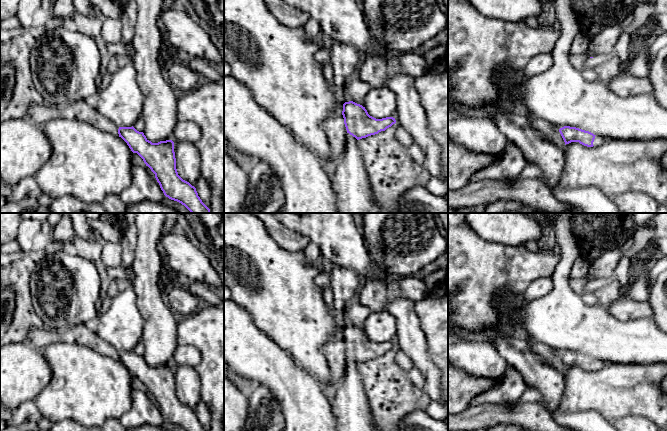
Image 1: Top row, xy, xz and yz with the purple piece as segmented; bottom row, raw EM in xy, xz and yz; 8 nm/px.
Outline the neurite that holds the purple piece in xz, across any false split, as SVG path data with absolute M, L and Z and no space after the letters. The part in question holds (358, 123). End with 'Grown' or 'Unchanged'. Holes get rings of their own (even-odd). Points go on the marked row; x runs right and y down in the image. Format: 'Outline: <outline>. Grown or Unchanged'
Outline: M353 101L338 104L322 127L329 144L330 160L335 163L345 150L347 134L357 140L385 131L396 123L395 118L376 119L360 104Z. Grown

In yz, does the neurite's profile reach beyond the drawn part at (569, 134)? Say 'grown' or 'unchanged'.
grown

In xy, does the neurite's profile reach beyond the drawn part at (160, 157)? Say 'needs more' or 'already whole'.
needs more

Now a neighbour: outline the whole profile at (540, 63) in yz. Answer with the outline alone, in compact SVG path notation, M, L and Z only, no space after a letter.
M552 52L541 53L532 57L527 63L522 75L530 78L548 70L553 64Z

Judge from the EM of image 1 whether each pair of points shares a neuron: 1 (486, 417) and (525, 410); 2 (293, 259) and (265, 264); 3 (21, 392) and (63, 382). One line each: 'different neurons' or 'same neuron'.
1: same neuron
2: same neuron
3: different neurons

